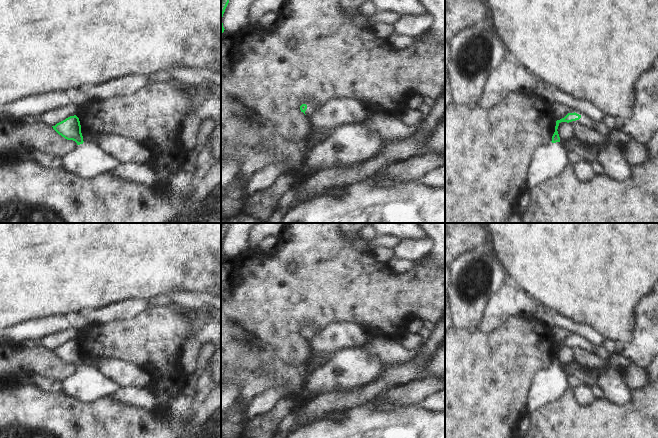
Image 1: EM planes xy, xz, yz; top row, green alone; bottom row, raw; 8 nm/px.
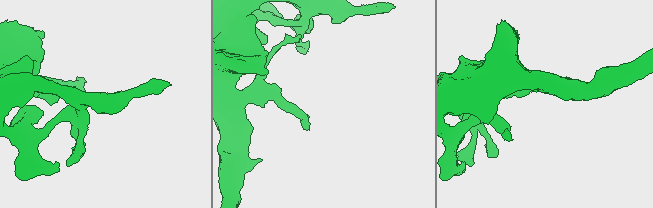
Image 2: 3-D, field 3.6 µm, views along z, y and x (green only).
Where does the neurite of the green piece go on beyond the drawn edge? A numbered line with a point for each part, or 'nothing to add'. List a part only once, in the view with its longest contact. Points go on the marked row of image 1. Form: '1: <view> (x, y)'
1: xz (311, 107)

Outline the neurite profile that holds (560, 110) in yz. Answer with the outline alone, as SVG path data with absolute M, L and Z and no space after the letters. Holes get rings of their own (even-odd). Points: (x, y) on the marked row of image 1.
M553 103L552 108L554 110L554 114L557 120L564 118L571 111L571 108L565 104Z

